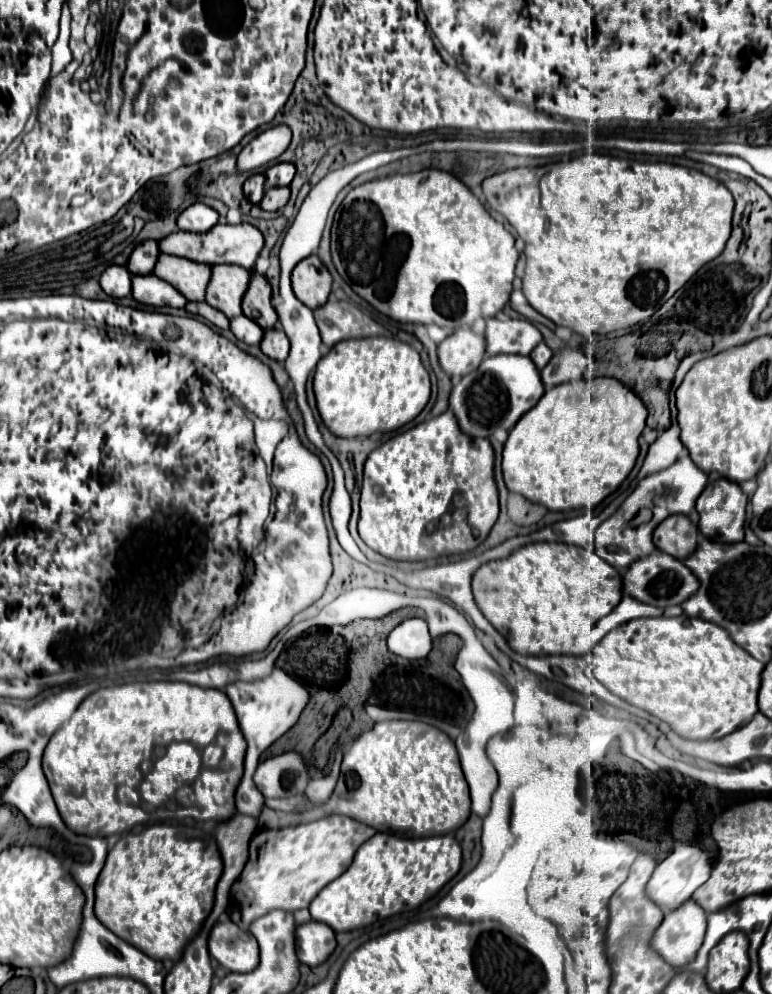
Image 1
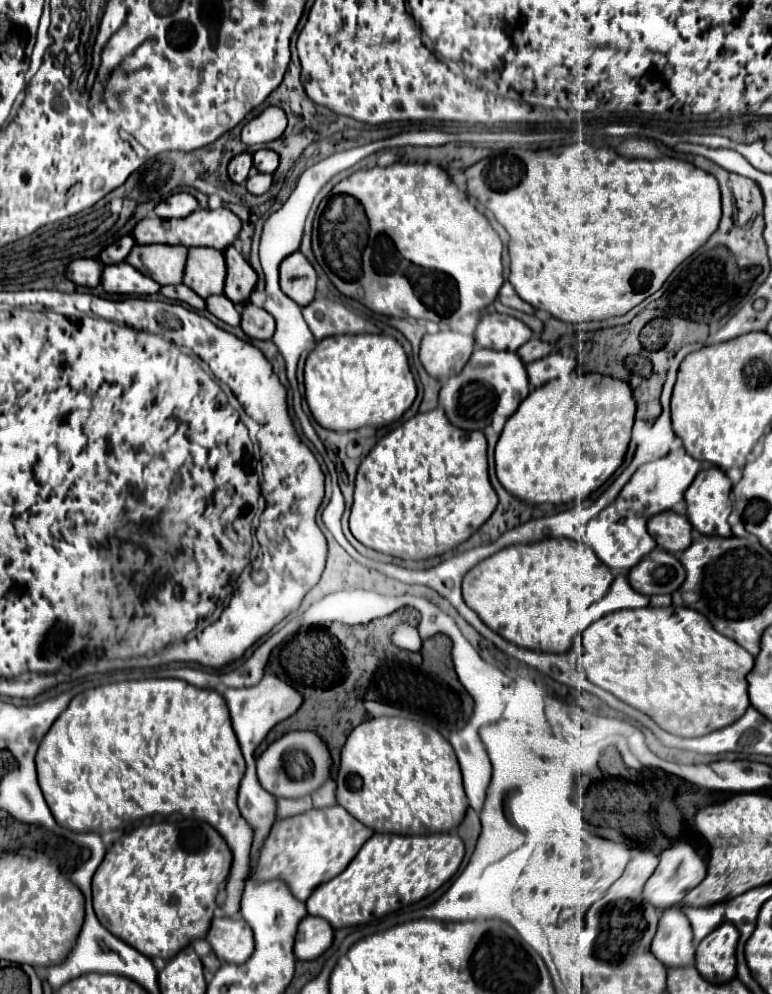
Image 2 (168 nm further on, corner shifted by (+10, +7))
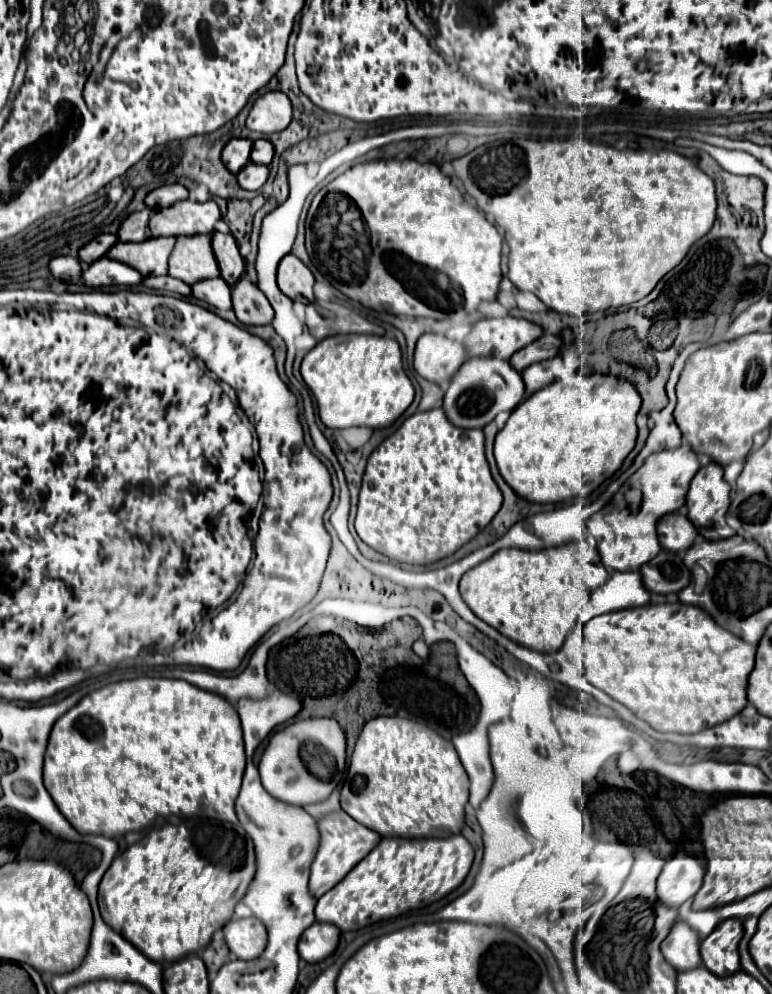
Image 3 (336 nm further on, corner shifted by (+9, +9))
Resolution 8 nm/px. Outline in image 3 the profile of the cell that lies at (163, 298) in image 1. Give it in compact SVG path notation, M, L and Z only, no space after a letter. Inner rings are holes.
M101 257L89 267L83 267L81 271L81 281L87 287L109 287L109 285L137 285L141 283L141 275L133 271L133 267L125 267L123 263L117 263L113 259Z

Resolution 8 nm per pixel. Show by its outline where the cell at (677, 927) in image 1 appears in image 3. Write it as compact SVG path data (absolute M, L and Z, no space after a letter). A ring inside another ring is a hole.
M677 921L671 929L671 935L661 945L661 951L669 965L673 965L677 971L689 971L701 965L699 947L701 941L697 931L693 931L687 923Z

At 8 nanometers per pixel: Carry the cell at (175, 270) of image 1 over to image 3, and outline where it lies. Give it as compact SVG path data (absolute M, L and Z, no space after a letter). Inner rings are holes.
M173 237L145 239L141 243L115 243L105 257L133 267L143 277L167 275L167 261L173 251L173 243Z

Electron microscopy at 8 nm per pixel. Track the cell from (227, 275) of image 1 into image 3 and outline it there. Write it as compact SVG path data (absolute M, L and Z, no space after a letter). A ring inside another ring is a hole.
M179 235L169 257L169 275L185 281L187 285L219 277L219 267L211 249L211 235Z

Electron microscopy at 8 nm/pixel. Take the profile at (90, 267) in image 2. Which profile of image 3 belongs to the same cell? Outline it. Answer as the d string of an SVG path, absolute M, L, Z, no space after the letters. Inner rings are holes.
M53 257L49 261L49 271L55 279L63 283L79 283L81 281L81 263L77 257Z

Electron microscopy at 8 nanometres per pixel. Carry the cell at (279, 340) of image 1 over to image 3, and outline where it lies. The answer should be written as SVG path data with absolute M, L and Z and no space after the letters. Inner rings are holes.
M241 277L231 287L231 299L233 299L233 311L243 325L269 325L271 323L273 309L265 293L261 293L255 283Z

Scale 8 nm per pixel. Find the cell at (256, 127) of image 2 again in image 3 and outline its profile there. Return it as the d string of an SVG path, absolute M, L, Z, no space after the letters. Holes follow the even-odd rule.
M267 91L253 103L247 117L247 127L259 133L277 133L291 123L291 117L293 107L289 97L283 91Z

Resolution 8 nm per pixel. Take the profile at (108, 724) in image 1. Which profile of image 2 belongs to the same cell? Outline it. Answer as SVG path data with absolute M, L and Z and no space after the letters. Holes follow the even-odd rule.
M142 679L100 685L76 695L68 709L54 721L36 753L38 783L56 823L70 831L112 831L124 829L130 821L148 815L182 813L212 825L232 851L232 867L225 883L226 897L220 907L232 917L240 911L244 881L250 871L250 847L254 829L236 807L236 793L244 775L234 729L230 725L224 697L212 689L198 689L182 679ZM124 761L126 771L120 771Z

